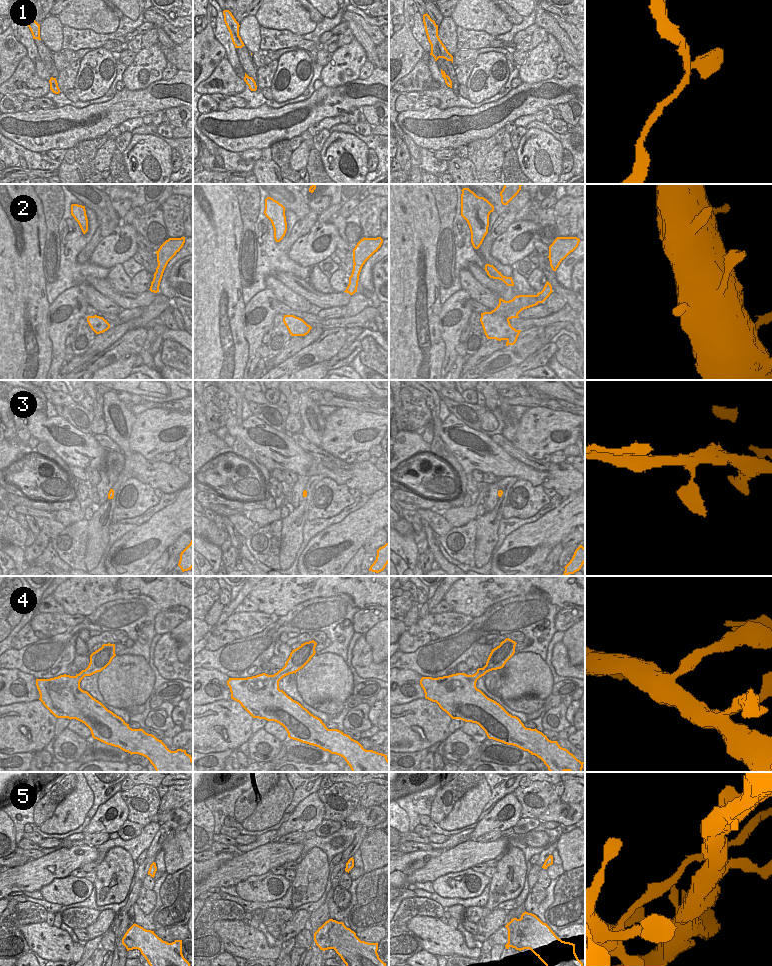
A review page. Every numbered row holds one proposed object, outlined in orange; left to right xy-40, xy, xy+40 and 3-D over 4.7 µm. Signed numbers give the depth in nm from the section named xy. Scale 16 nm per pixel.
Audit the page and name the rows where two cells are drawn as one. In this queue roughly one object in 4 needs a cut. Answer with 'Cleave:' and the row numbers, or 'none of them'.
Cleave: 4, 5

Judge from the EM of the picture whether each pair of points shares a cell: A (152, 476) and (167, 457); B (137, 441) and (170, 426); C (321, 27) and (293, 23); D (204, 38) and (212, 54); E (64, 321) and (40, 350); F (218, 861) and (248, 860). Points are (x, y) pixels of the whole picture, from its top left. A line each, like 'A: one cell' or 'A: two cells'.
A: two cells
B: one cell
C: two cells
D: one cell
E: two cells
F: two cells

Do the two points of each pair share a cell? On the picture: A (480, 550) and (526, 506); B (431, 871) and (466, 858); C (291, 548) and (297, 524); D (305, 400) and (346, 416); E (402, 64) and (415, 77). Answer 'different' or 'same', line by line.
A: different
B: same
C: same
D: different
E: different

